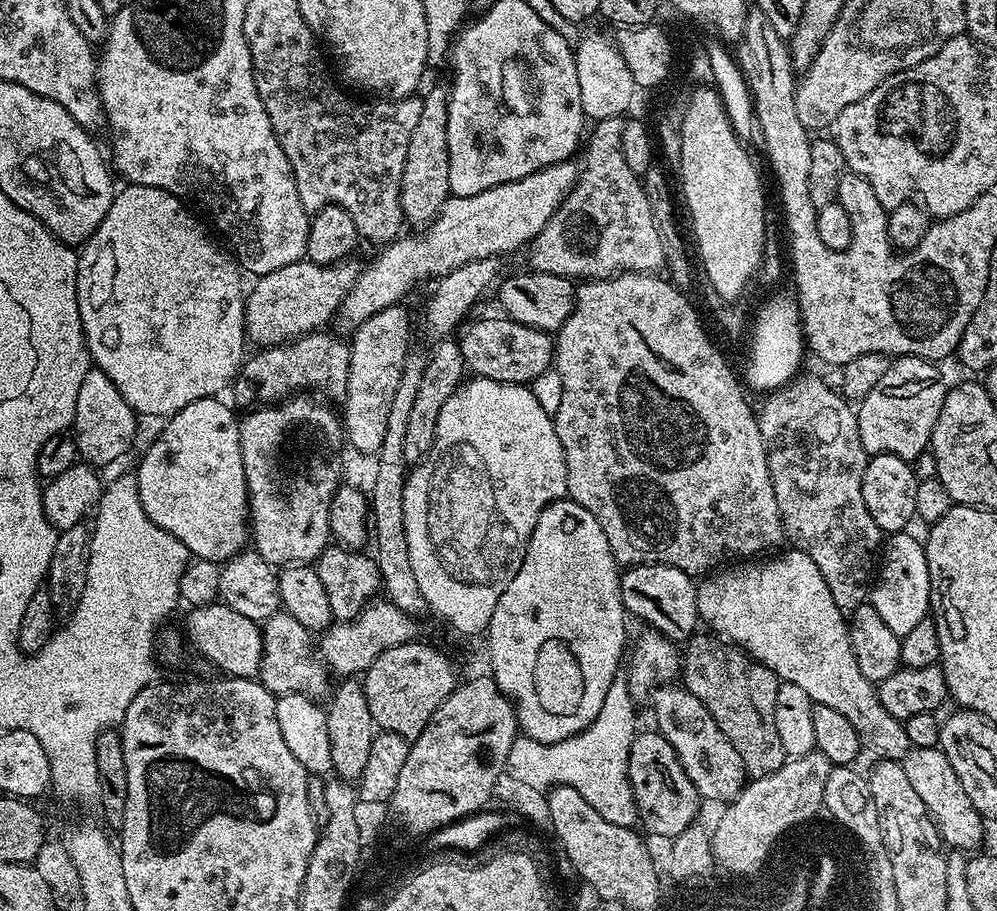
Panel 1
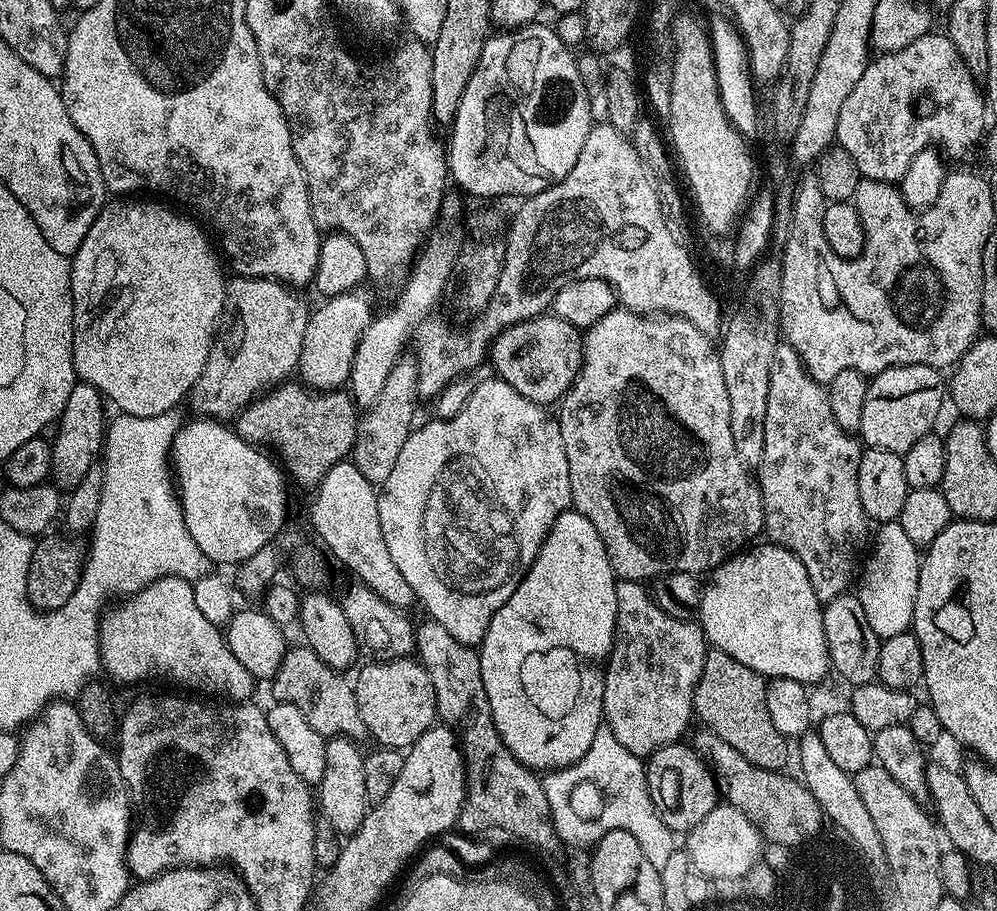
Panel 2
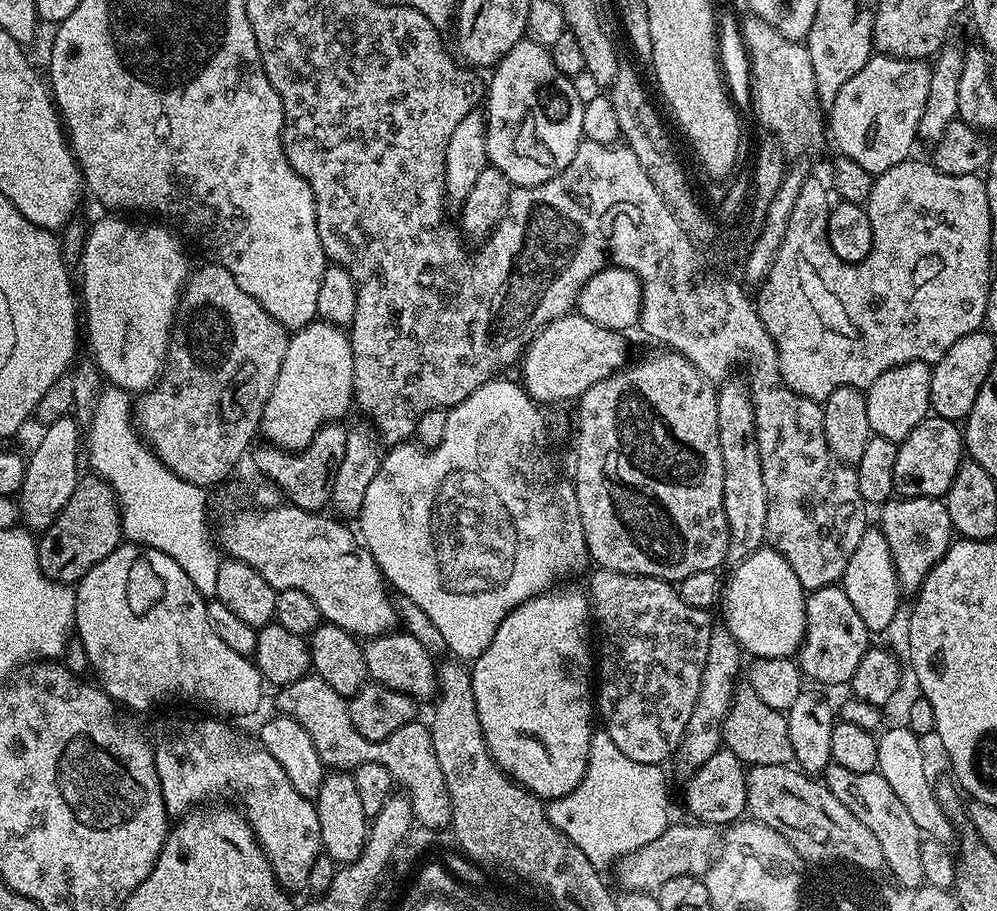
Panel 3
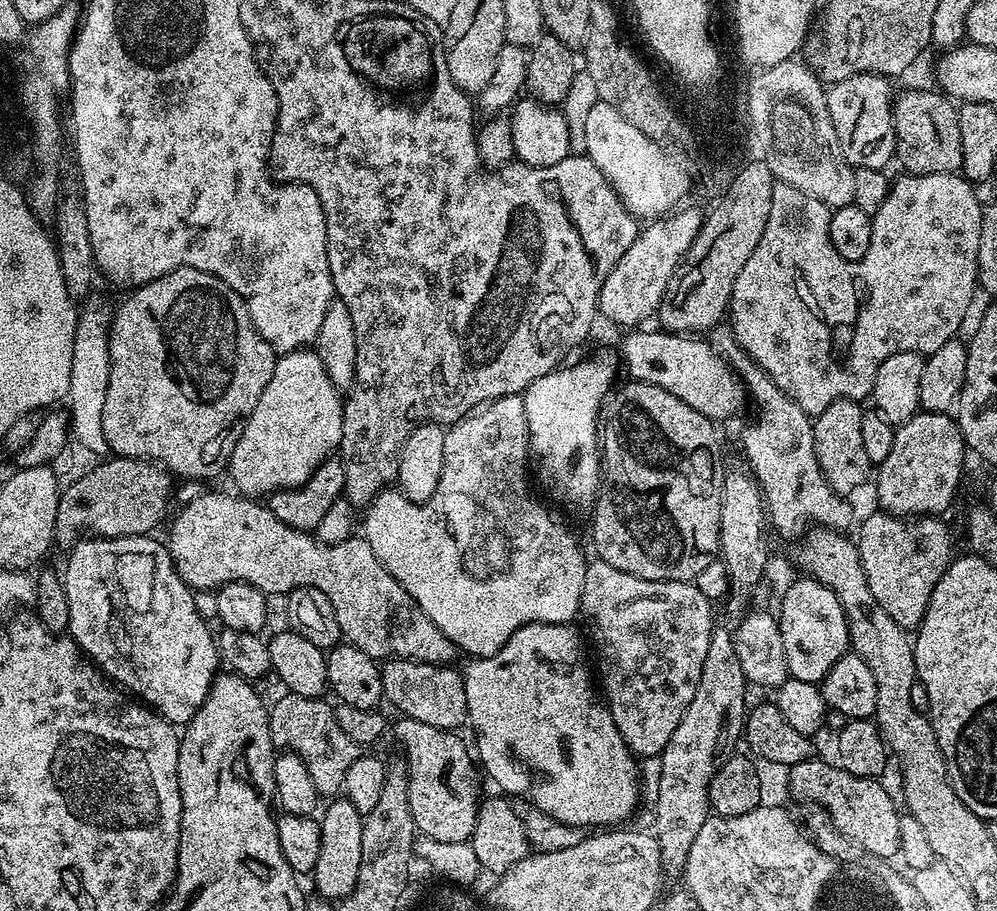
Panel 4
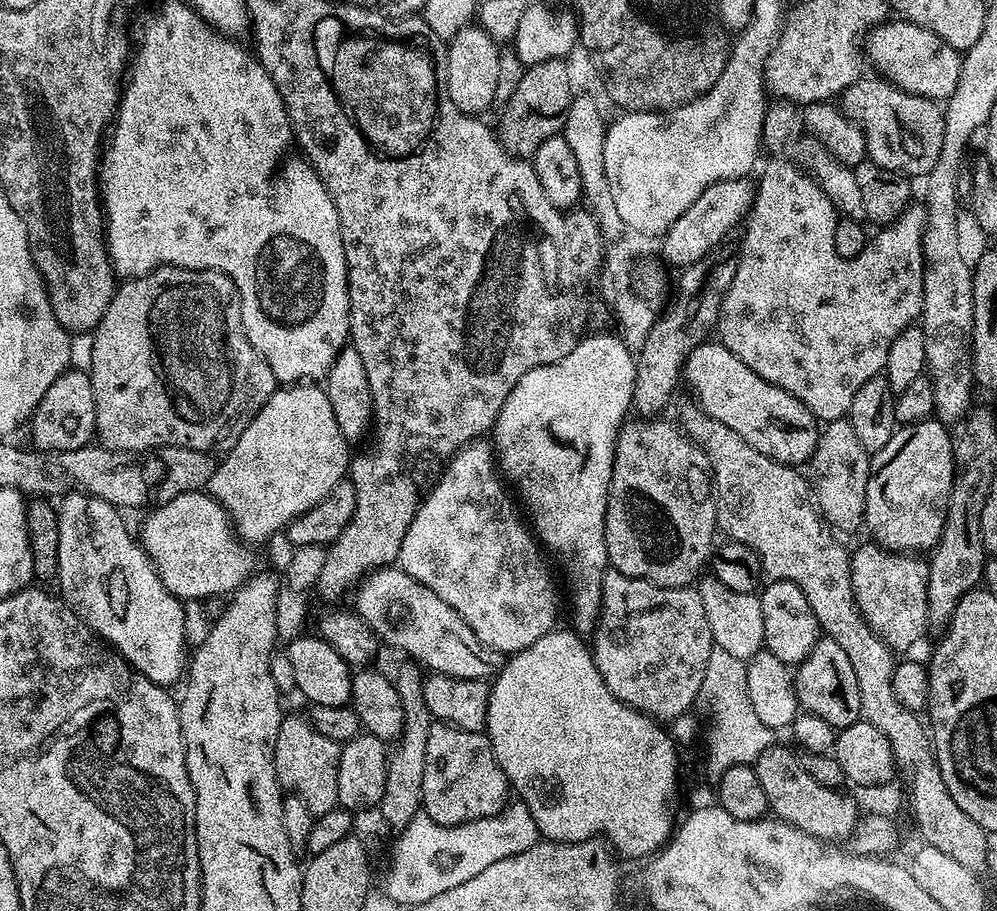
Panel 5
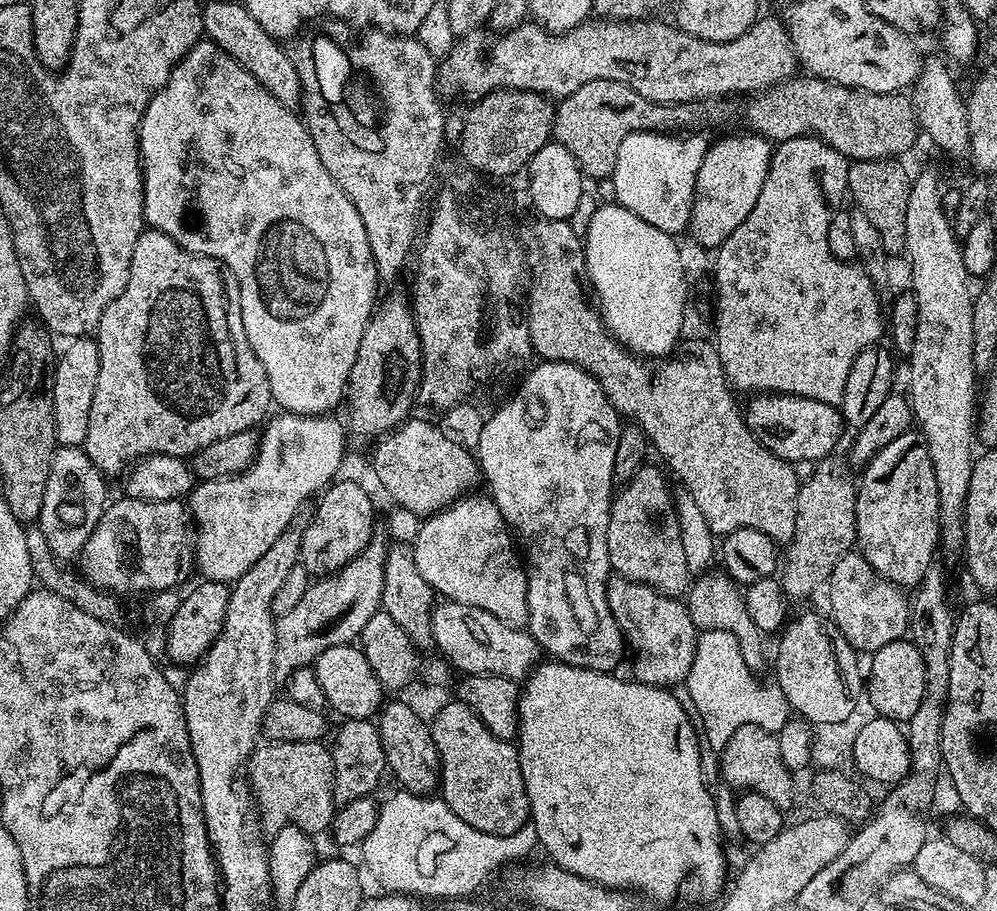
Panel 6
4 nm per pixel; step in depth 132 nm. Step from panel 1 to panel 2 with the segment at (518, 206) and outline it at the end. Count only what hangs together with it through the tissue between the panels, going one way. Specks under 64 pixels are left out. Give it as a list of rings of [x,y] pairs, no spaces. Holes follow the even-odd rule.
[[[361,286],[346,294],[329,296],[317,312],[315,309],[309,315],[306,338],[302,338],[302,354],[298,369],[299,379],[307,387],[336,390],[349,383],[358,342],[374,315],[372,296],[366,289],[367,287]]]

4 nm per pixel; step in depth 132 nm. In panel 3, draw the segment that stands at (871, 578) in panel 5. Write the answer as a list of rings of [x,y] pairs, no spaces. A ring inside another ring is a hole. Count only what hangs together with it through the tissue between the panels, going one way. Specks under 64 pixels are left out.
[[[906,496],[893,498],[879,505],[880,520],[878,527],[886,536],[886,542],[890,545],[890,554],[894,558],[897,580],[905,593],[915,594],[919,592],[926,574],[946,554],[946,550],[954,543],[954,533],[950,522],[950,510],[943,499],[934,496]]]

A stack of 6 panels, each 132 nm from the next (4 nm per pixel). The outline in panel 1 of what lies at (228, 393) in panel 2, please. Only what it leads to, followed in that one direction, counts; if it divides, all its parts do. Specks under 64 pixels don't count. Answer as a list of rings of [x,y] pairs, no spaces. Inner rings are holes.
[[[305,258],[259,277],[244,301],[247,339],[260,348],[273,348],[276,344],[286,344],[298,336],[323,329],[327,325],[324,323],[331,321],[339,311],[350,286],[354,286],[360,277],[361,267],[361,261],[356,258],[340,260],[335,266],[316,264]]]

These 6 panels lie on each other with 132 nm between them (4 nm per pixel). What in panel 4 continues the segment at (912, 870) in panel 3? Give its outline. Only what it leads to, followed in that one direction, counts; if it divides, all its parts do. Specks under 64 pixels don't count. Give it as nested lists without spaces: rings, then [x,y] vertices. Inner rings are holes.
[[[813,758],[803,760],[791,765],[788,772],[788,788],[800,800],[812,804],[817,809],[826,813],[827,819],[833,826],[840,831],[847,841],[854,843],[861,853],[867,854],[872,858],[878,856],[896,856],[900,850],[900,835],[898,834],[898,822],[900,821],[901,809],[896,809],[896,804],[892,801],[892,796],[880,785],[879,779],[871,776],[855,776],[850,774],[845,768],[840,767],[839,763],[831,762],[827,764],[824,760]]]

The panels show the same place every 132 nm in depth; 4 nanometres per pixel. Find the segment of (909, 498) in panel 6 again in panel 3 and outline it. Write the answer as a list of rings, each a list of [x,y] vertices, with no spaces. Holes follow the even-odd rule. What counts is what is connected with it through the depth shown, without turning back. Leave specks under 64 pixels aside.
[[[929,414],[924,420],[910,430],[905,440],[899,441],[894,458],[895,495],[947,497],[950,486],[954,482],[954,474],[958,474],[966,449],[962,428],[957,421],[947,420],[935,414]]]

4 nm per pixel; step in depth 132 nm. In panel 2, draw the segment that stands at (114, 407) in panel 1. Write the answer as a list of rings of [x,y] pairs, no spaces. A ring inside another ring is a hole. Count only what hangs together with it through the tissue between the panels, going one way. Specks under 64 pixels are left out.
[[[77,382],[74,390],[70,390],[70,398],[66,398],[66,406],[62,410],[55,429],[56,437],[51,437],[52,446],[52,475],[61,489],[70,490],[86,478],[86,474],[97,463],[102,452],[106,435],[106,416],[104,420],[106,401],[94,386]]]

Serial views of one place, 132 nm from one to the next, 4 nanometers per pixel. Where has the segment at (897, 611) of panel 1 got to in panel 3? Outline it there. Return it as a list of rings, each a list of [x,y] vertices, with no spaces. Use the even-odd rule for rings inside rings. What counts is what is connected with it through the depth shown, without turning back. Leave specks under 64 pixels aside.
[[[880,527],[865,528],[854,554],[850,554],[850,562],[846,562],[842,587],[854,610],[858,610],[862,622],[866,622],[869,633],[884,632],[891,626],[892,619],[900,608],[902,589],[897,580],[890,545],[886,542],[886,536],[882,534]]]

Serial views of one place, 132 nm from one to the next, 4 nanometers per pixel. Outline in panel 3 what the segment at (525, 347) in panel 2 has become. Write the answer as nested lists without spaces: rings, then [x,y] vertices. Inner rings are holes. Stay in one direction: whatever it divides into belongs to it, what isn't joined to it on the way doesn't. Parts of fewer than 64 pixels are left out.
[[[569,314],[558,318],[547,324],[524,349],[522,363],[519,365],[520,372],[524,375],[522,387],[528,393],[528,397],[540,406],[560,404],[563,400],[579,401],[580,395],[590,390],[590,386],[594,386],[608,376],[613,376],[629,363],[628,344],[624,339],[626,339],[625,333],[598,326],[590,322],[590,318],[579,314]]]

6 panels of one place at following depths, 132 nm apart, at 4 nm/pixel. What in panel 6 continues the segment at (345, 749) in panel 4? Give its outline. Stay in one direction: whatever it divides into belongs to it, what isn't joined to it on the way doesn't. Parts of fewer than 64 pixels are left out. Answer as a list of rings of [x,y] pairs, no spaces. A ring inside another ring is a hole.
[[[318,740],[261,743],[249,756],[246,765],[247,783],[258,805],[263,827],[265,824],[269,833],[277,832],[287,824],[296,824],[309,834],[327,833],[332,827],[332,817],[336,815],[338,807],[332,797],[335,777],[336,767],[331,751]]]

